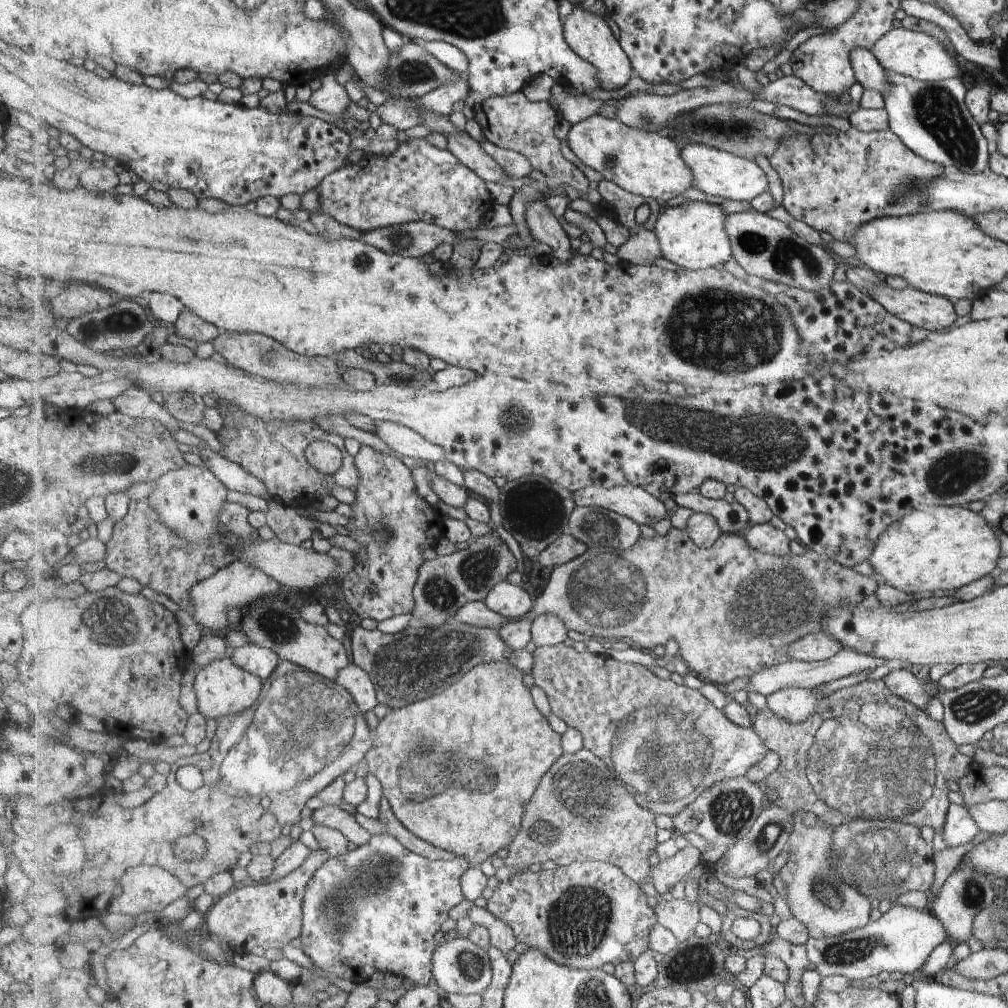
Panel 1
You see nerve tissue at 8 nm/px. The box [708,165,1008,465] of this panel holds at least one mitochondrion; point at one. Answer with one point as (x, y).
(787, 256)

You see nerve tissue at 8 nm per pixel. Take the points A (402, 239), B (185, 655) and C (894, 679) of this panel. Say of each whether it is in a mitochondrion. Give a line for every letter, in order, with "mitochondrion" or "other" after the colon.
A: mitochondrion
B: other
C: other

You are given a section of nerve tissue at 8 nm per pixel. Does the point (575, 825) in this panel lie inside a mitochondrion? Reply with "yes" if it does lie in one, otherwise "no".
yes

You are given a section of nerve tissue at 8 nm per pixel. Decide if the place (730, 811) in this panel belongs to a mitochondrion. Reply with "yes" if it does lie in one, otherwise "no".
yes

